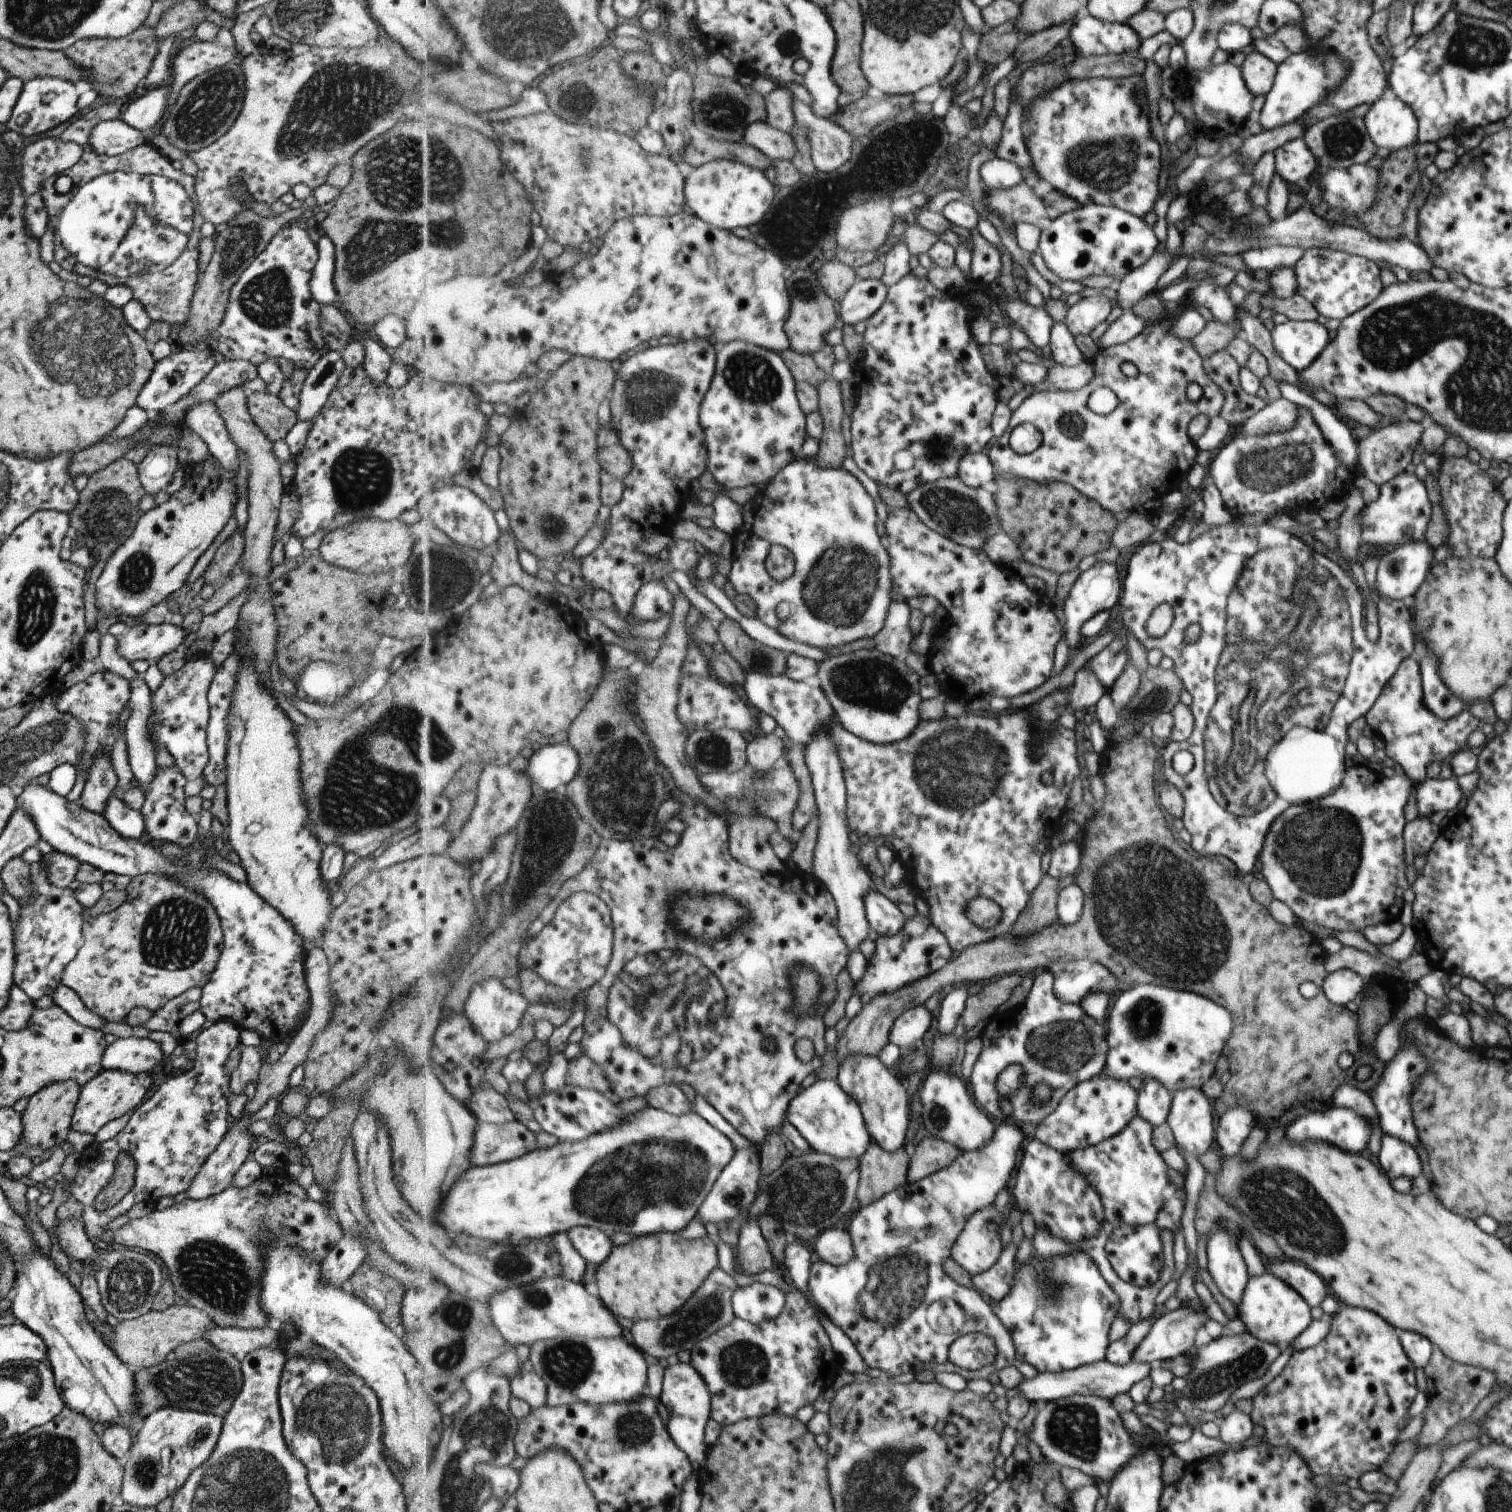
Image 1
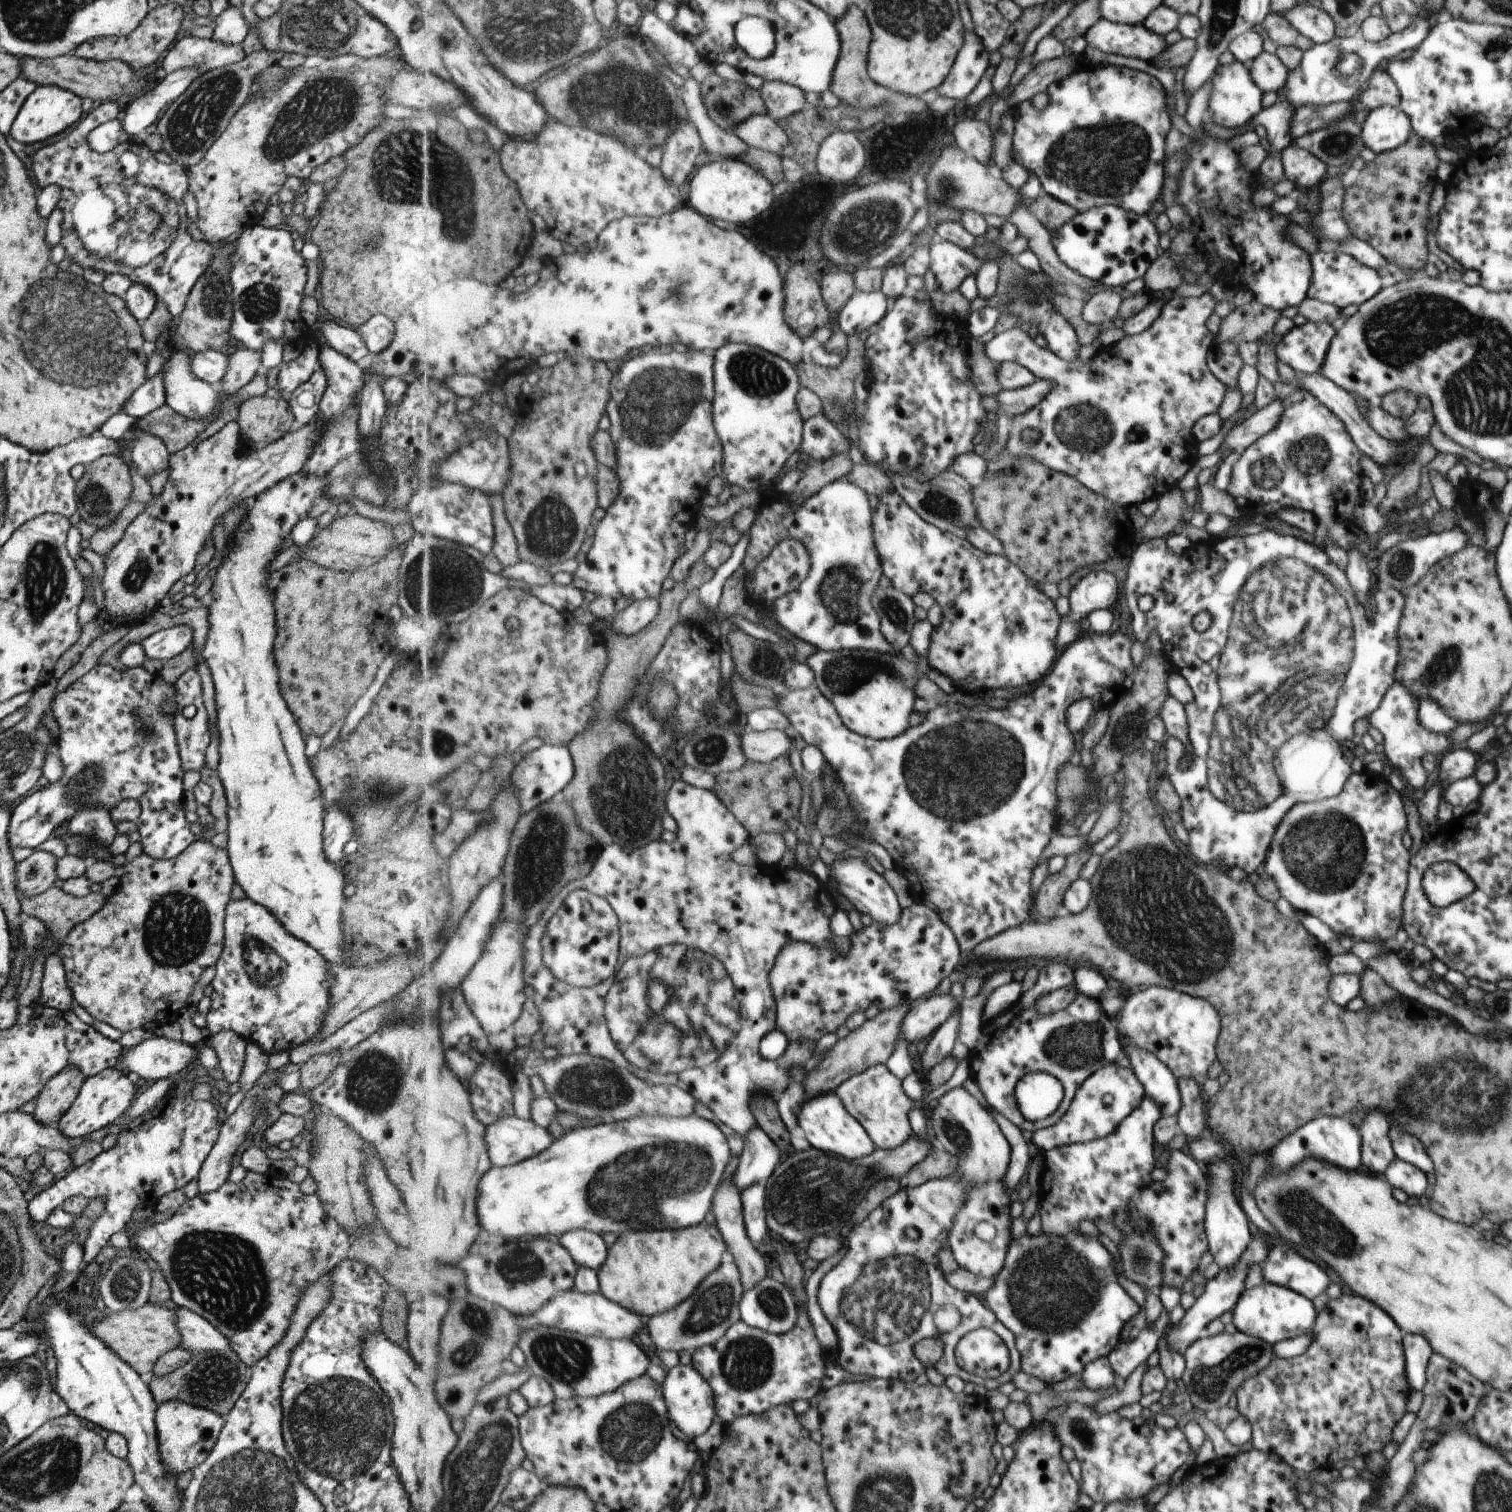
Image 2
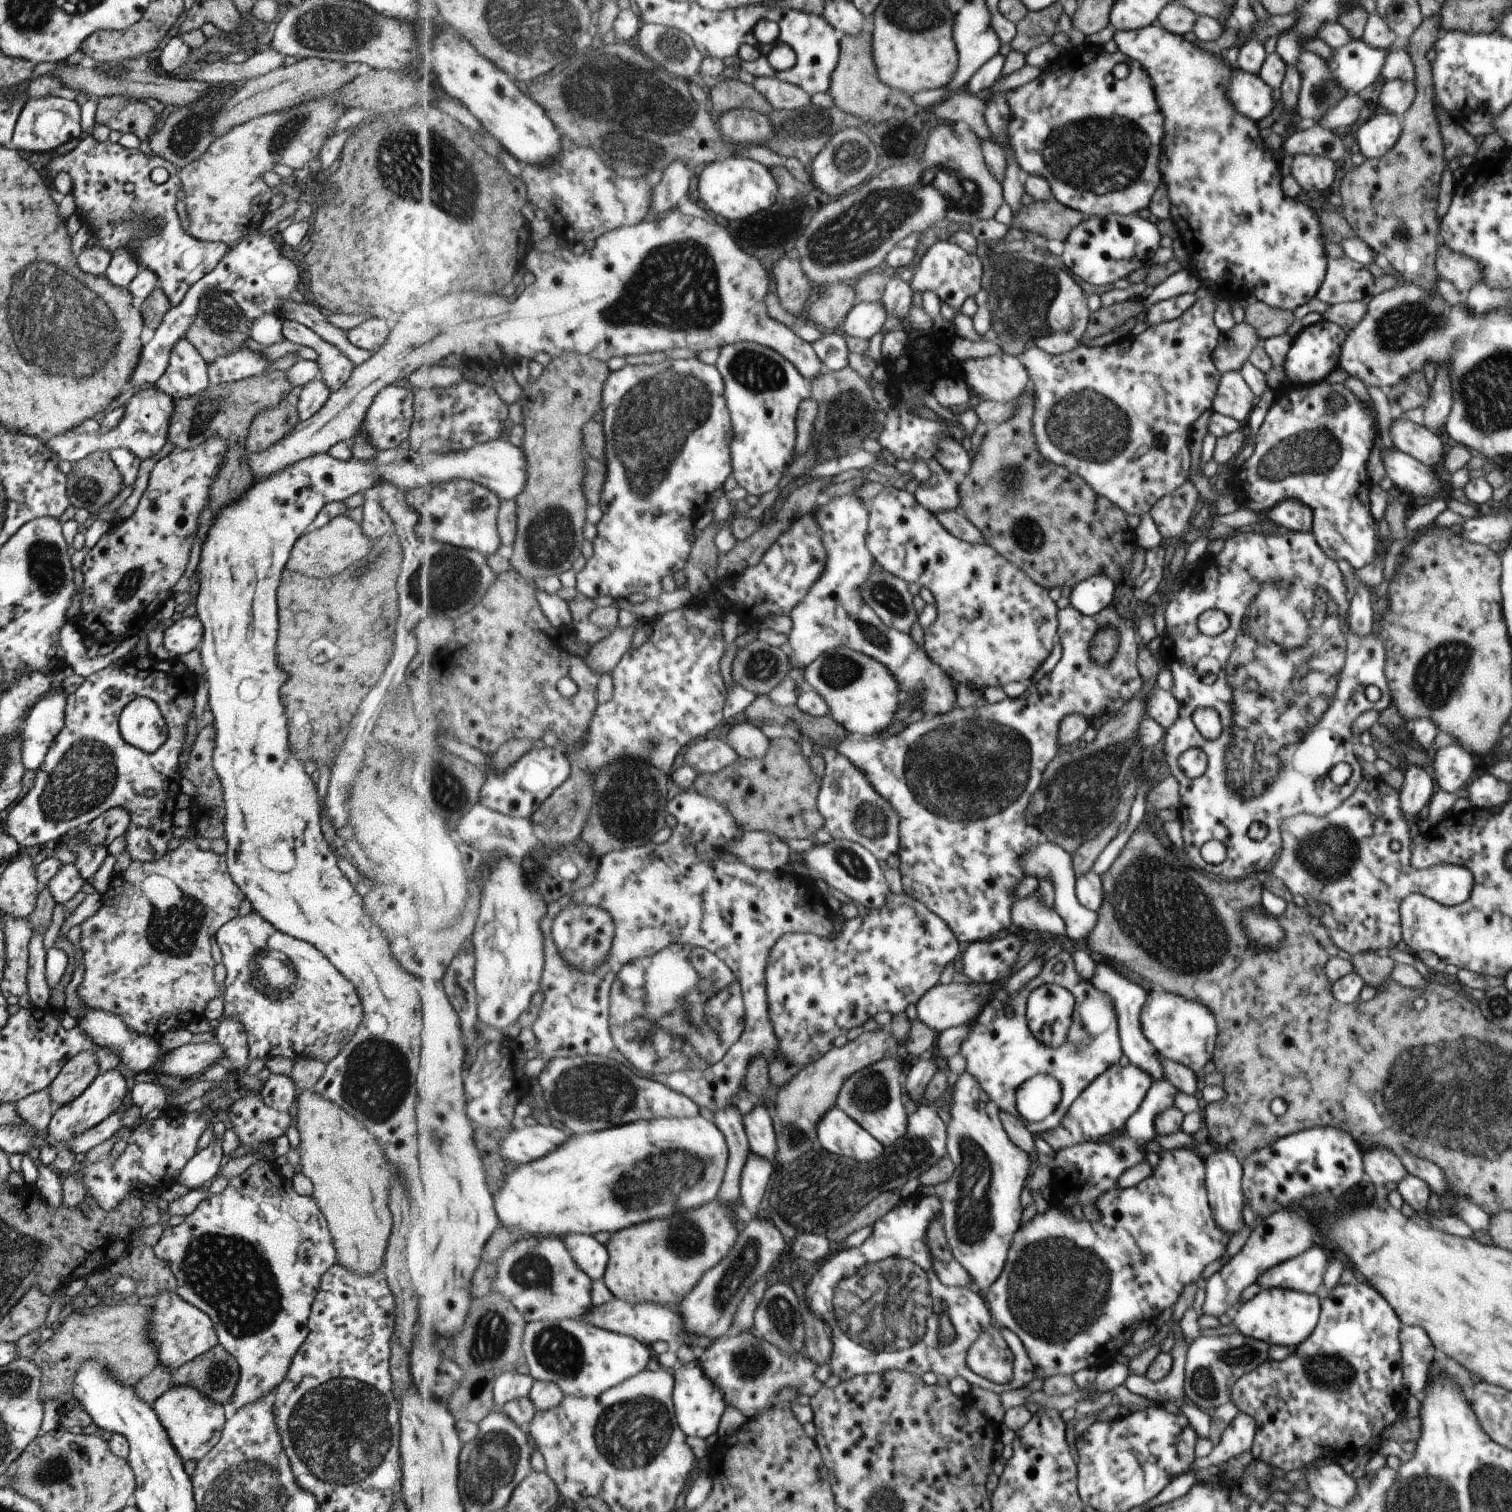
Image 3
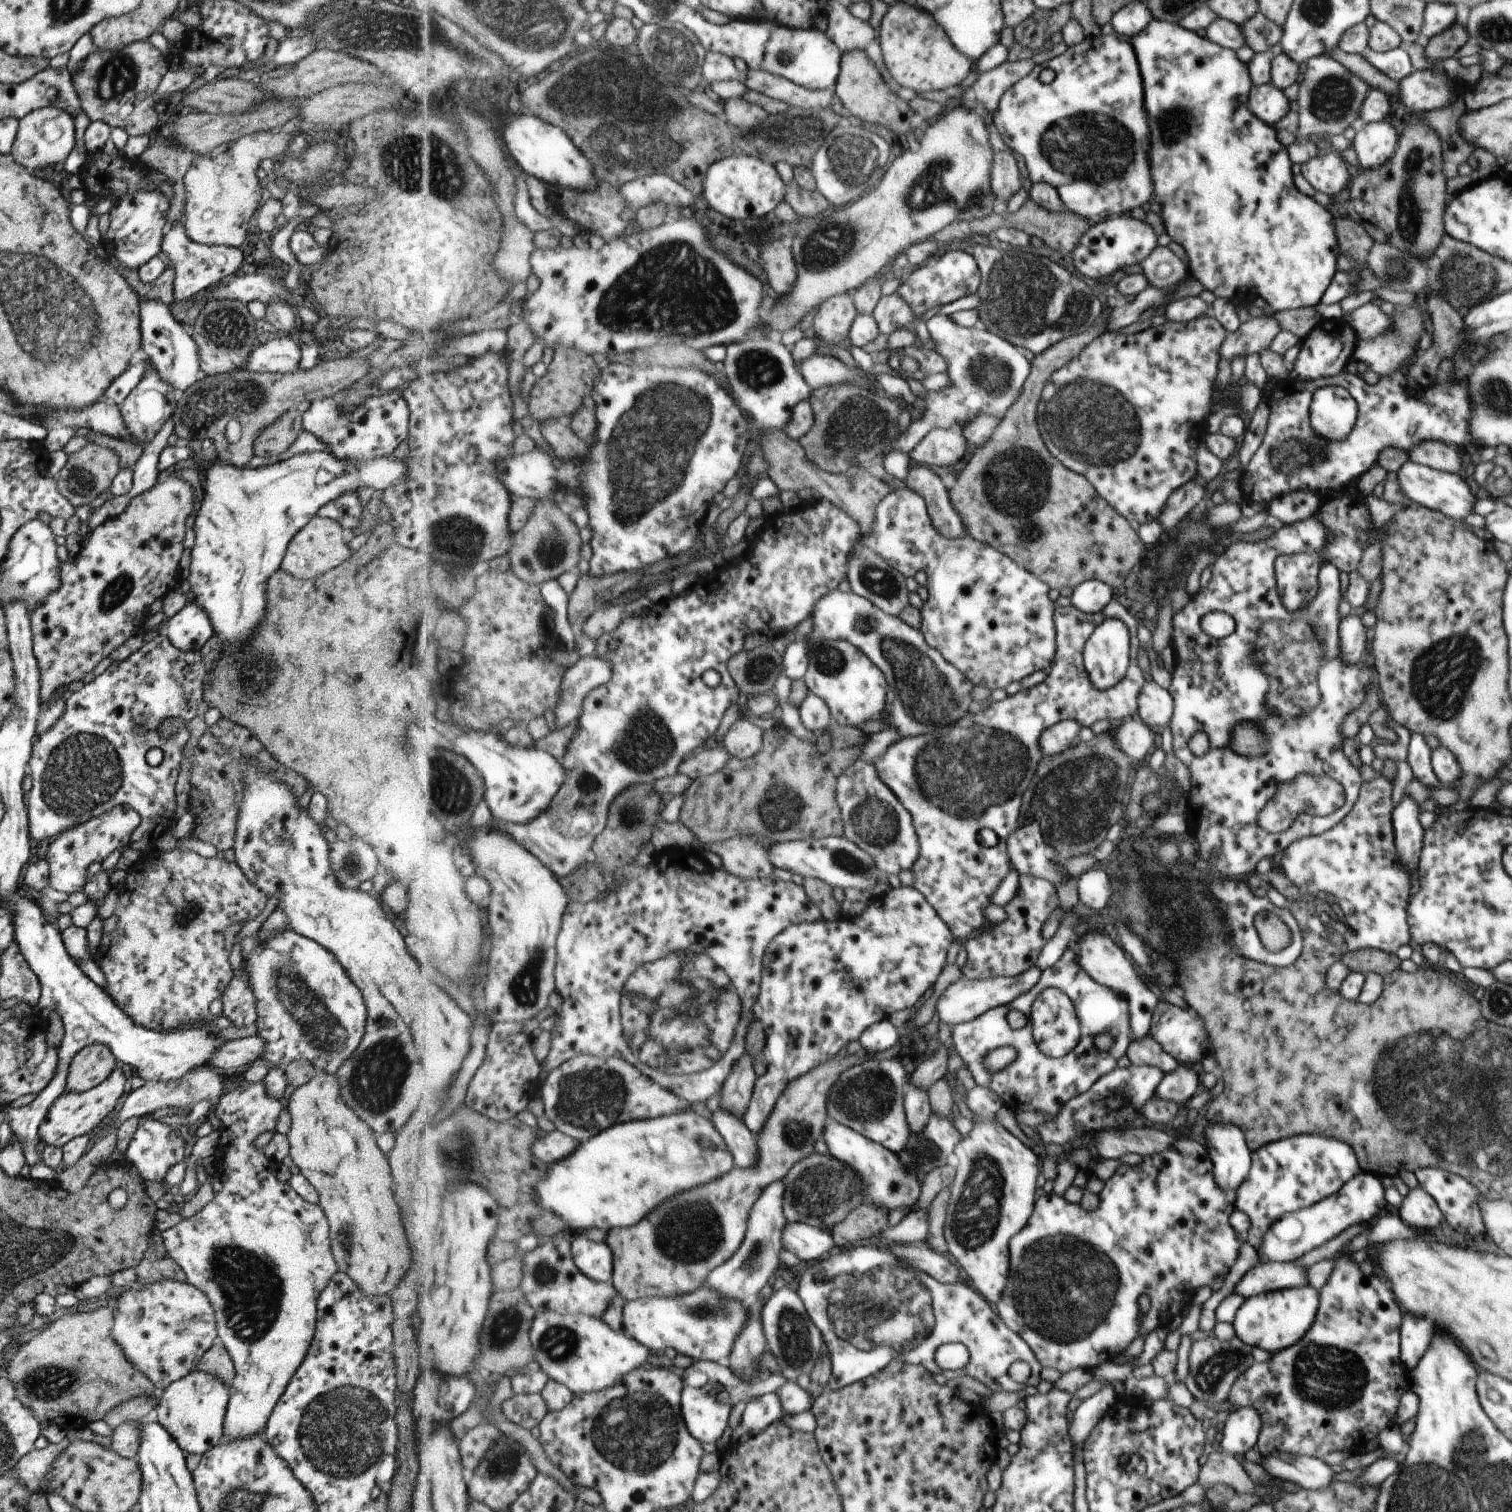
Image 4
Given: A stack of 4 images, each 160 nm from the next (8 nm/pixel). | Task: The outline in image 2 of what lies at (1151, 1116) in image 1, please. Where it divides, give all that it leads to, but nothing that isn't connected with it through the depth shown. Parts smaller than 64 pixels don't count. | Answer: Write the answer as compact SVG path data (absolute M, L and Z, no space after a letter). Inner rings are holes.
M1128 1045L1124 1051L1144 1087L1145 1096L1152 1097L1161 1106L1164 1117L1176 1115L1181 1107L1181 1094L1173 1072L1148 1050Z

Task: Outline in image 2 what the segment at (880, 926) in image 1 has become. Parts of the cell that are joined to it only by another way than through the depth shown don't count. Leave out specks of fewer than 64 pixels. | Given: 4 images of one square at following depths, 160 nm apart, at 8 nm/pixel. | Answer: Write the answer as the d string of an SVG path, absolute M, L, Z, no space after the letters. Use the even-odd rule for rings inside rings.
M847 857L837 860L830 867L830 877L839 885L839 890L853 903L853 906L862 914L869 914L874 922L896 924L903 915L902 904L898 900L896 890L884 878L883 874L876 872L866 860L859 857Z

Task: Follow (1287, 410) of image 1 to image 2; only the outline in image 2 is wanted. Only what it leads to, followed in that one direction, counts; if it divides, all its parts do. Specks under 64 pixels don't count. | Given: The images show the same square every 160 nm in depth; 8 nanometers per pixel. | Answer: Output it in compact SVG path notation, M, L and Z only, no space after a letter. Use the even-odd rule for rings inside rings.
M1279 400L1272 401L1268 406L1260 410L1252 410L1246 418L1226 434L1219 449L1211 455L1199 455L1198 462L1195 462L1194 470L1186 472L1182 477L1182 482L1178 487L1186 492L1188 489L1195 489L1197 486L1197 476L1202 469L1214 468L1223 452L1235 452L1247 449L1257 438L1269 433L1276 425L1285 407Z

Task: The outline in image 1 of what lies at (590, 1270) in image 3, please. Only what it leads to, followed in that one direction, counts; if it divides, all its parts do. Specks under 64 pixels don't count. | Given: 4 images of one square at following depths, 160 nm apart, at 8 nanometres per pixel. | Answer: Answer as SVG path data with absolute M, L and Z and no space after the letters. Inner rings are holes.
M576 1227L569 1232L574 1246L578 1249L578 1252L584 1256L588 1262L593 1262L596 1265L596 1269L601 1267L613 1253L614 1242L607 1232L604 1232L598 1227Z

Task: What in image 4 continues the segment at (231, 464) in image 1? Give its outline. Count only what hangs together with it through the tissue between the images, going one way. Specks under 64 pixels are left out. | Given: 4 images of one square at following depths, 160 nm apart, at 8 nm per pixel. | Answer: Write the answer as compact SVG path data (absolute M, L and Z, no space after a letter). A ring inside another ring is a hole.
M146 299L140 301L139 305L141 348L148 354L160 378L172 384L179 393L197 380L202 380L206 374L200 368L197 346L190 330L173 317L167 304L162 301Z

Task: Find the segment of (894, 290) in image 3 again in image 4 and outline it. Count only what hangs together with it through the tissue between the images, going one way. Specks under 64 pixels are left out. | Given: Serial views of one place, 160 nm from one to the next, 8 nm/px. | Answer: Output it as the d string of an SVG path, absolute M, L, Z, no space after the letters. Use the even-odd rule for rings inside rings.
M899 292L884 295L874 315L881 326L881 332L888 335L896 329L910 326L916 318L913 308Z

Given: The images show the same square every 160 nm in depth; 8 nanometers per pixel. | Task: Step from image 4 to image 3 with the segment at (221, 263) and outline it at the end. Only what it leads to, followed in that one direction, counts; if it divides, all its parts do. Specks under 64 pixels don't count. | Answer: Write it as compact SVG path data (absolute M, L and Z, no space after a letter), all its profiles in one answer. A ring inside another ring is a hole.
M88 136L82 137L72 152L50 161L49 176L53 180L60 171L66 171L70 175L73 188L71 193L78 204L78 212L84 208L84 196L88 196L90 210L100 210L99 215L92 217L93 230L99 232L101 238L96 244L99 247L113 253L118 248L118 230L126 230L126 216L150 214L148 218L152 218L152 221L147 220L151 226L150 233L144 238L130 238L128 248L137 254L140 269L149 268L159 278L160 288L172 307L178 306L189 288L205 274L212 272L231 249L223 242L199 241L184 231L175 209L178 200L176 194L181 190L179 170L162 157L148 157L140 149L127 149L120 143L111 143L109 140L100 142ZM157 166L165 167L170 172L168 180L159 185L150 179L150 172ZM127 182L134 184L134 191L130 194L124 191ZM102 210L112 210L113 217L106 219L108 212L103 213Z

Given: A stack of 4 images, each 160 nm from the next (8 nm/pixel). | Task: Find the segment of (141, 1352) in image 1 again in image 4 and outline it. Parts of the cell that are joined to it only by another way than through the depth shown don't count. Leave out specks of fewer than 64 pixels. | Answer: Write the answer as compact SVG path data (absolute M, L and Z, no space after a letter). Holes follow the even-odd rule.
M108 1307L89 1313L65 1314L40 1328L36 1336L18 1348L7 1366L7 1378L15 1388L16 1398L33 1412L40 1424L75 1430L94 1420L103 1420L111 1408L132 1398L148 1397L158 1404L160 1392L145 1374L131 1366L111 1337L113 1324L113 1310Z

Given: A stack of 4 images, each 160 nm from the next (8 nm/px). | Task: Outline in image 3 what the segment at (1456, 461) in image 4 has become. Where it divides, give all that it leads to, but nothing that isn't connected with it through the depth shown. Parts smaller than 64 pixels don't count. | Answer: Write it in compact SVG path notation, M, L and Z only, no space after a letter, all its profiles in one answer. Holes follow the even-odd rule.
M1395 414L1390 429L1394 448L1418 459L1422 464L1439 469L1445 456L1444 444L1436 430L1414 423Z

